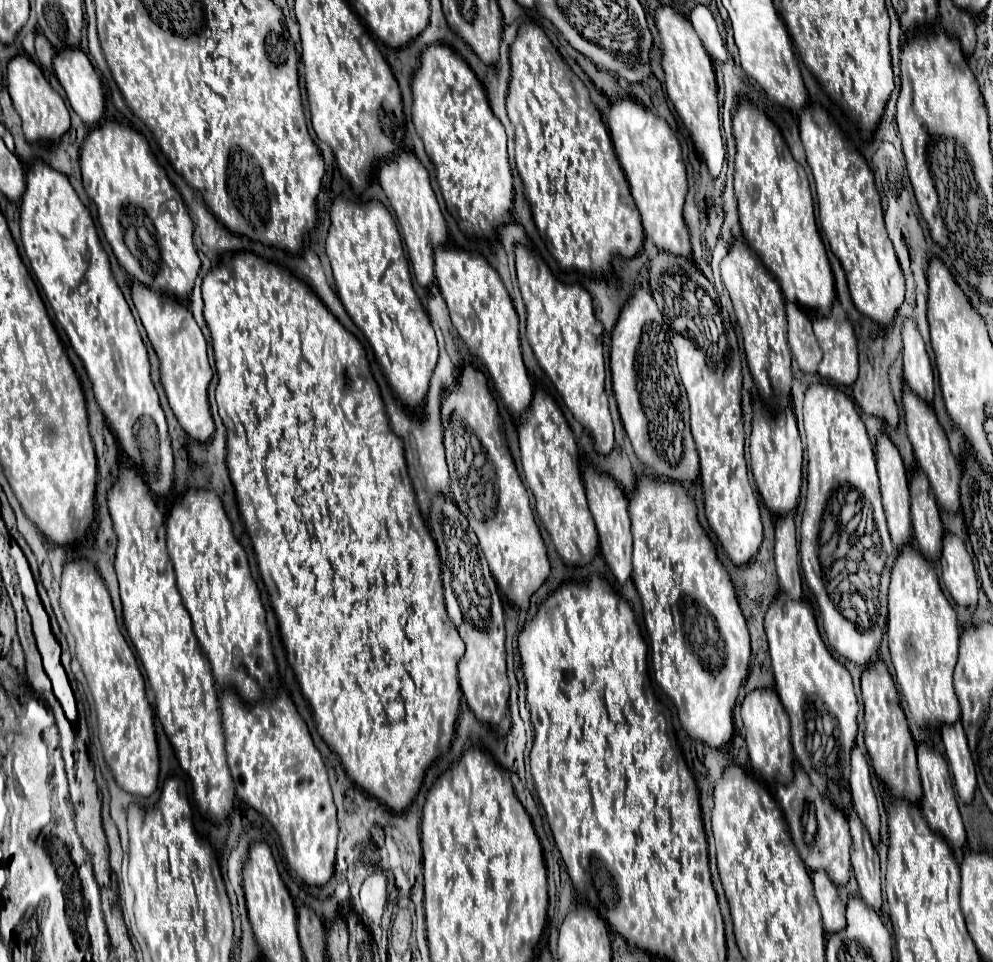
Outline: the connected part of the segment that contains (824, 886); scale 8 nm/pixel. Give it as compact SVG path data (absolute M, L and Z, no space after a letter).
M812 874L812 882L814 882L816 900L818 900L818 906L822 912L824 930L828 934L842 932L846 918L844 918L844 904L838 896L836 886L832 886L832 882L828 882L828 874Z

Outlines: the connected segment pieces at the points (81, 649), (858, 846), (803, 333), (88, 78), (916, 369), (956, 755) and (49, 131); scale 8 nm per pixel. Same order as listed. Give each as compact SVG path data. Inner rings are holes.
M80 558L64 564L60 606L76 640L76 658L84 670L90 694L94 698L98 738L104 760L122 790L134 796L150 796L158 786L154 714L146 700L144 678L138 662L118 628L110 594L92 562Z
M850 810L848 816L850 832L852 832L852 868L860 886L860 896L872 910L880 910L880 862L878 854L868 838L868 832L864 830L864 824L860 822L858 814Z
M786 302L786 316L788 316L788 342L792 356L802 372L814 374L820 362L820 348L816 336L812 334L812 322L792 302Z
M66 48L54 56L54 72L72 110L86 126L98 124L104 112L102 82L80 48Z
M906 320L902 324L902 358L904 358L904 380L906 386L918 394L926 404L932 404L934 398L934 372L930 358L926 354L924 340L916 328L914 320Z
M962 722L942 728L942 742L946 748L946 760L954 778L954 786L960 798L974 798L976 770L966 744Z
M14 56L8 62L8 92L12 96L14 108L22 118L22 132L28 142L56 142L60 136L66 134L70 128L70 114L64 104L64 100L58 96L58 92L52 90L48 80L44 78L42 70L28 58L28 56Z

